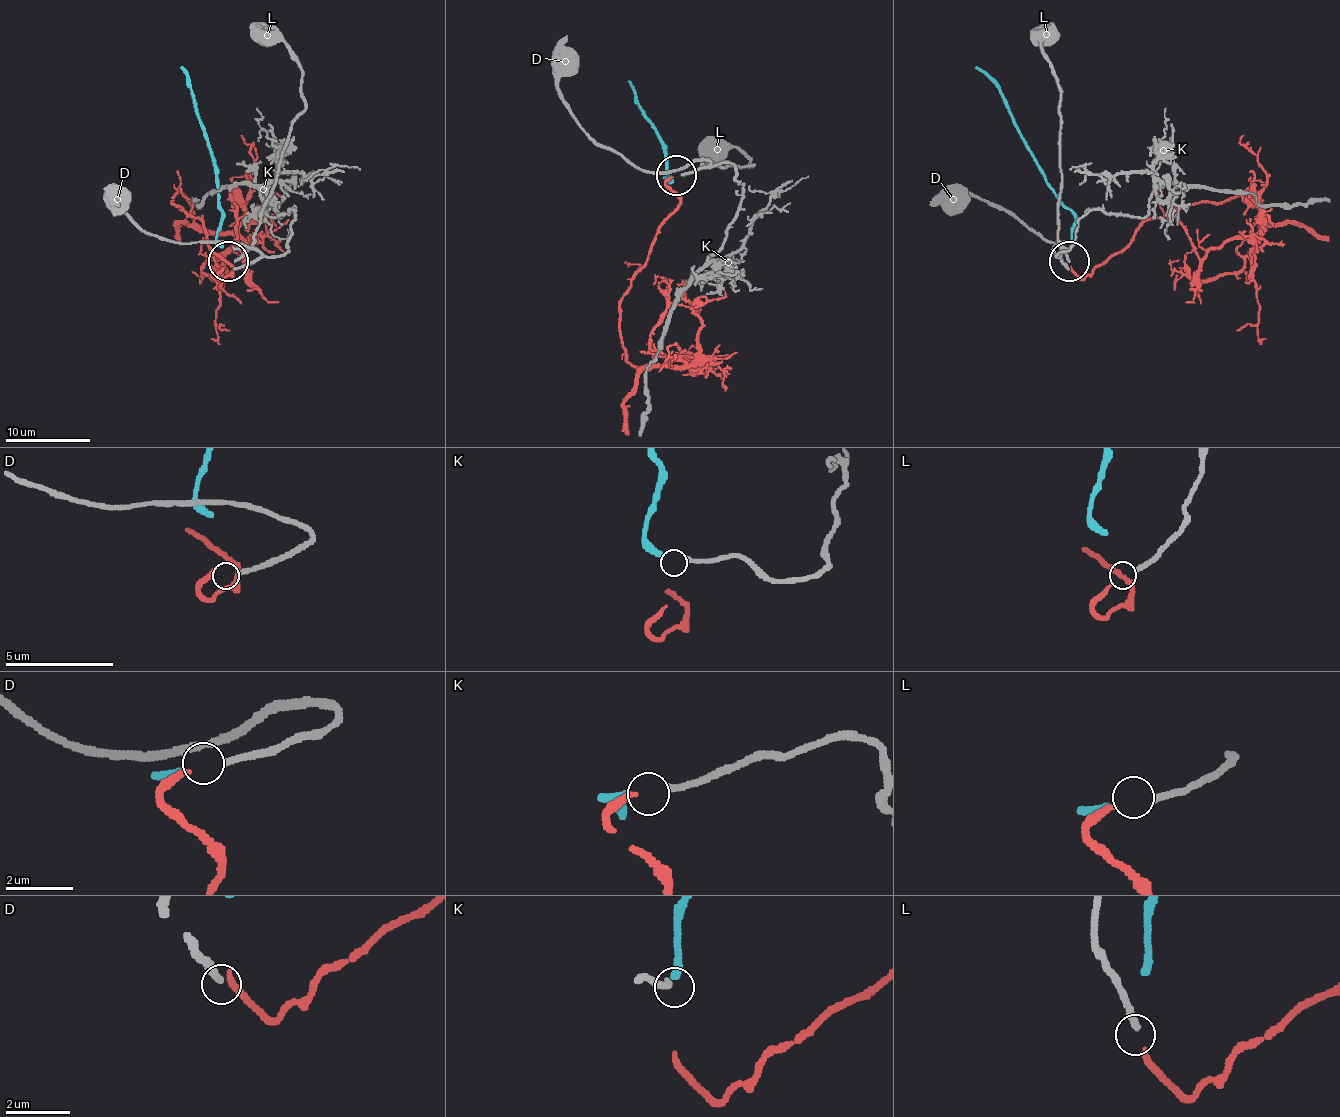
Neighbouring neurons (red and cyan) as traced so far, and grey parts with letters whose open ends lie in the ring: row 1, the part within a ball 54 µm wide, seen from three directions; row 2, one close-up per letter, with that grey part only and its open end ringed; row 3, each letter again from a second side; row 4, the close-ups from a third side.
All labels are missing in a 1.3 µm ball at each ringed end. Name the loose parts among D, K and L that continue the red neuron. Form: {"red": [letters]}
{"red": ["L"]}

